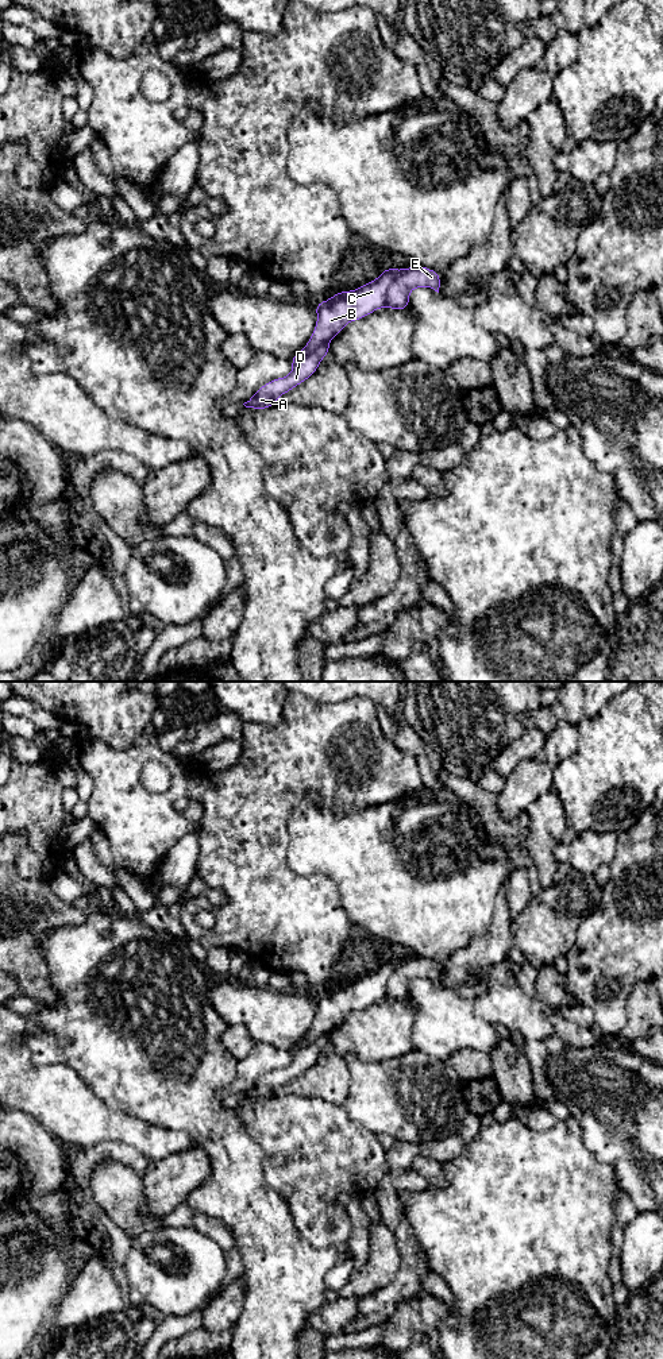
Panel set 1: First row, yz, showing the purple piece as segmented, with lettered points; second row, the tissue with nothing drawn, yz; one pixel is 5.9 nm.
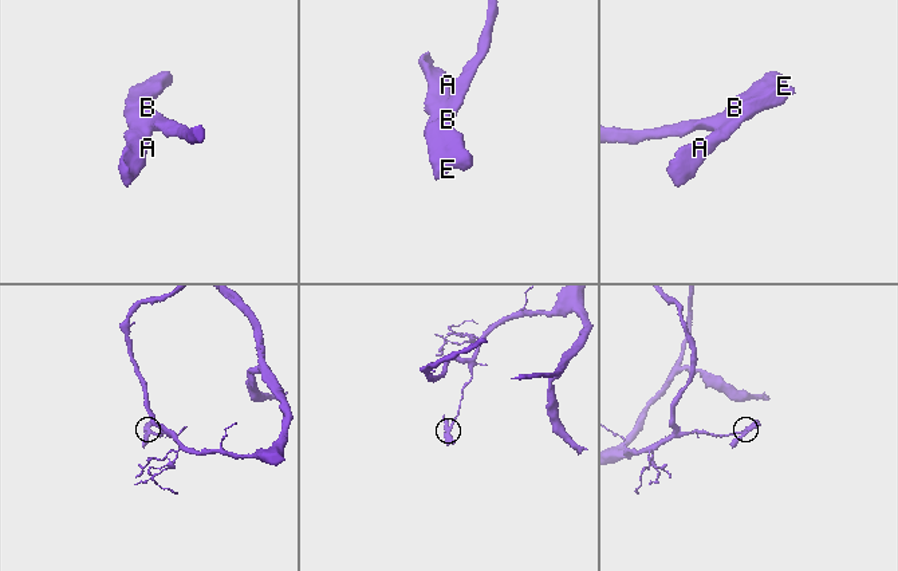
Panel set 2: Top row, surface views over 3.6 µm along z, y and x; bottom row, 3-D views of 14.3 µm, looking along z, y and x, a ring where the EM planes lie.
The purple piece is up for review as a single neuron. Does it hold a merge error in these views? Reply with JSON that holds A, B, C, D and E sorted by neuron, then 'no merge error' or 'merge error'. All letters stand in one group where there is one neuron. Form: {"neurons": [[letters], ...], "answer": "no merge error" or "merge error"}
{"neurons": [["A", "D", "E"], ["B", "C"]], "answer": "merge error"}

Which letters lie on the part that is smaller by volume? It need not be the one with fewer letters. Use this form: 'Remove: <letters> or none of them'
Remove: A, D, E

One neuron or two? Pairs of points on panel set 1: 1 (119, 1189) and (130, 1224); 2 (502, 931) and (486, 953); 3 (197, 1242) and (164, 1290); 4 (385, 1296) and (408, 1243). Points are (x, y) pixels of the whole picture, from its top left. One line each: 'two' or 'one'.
1: one
2: one
3: one
4: one

